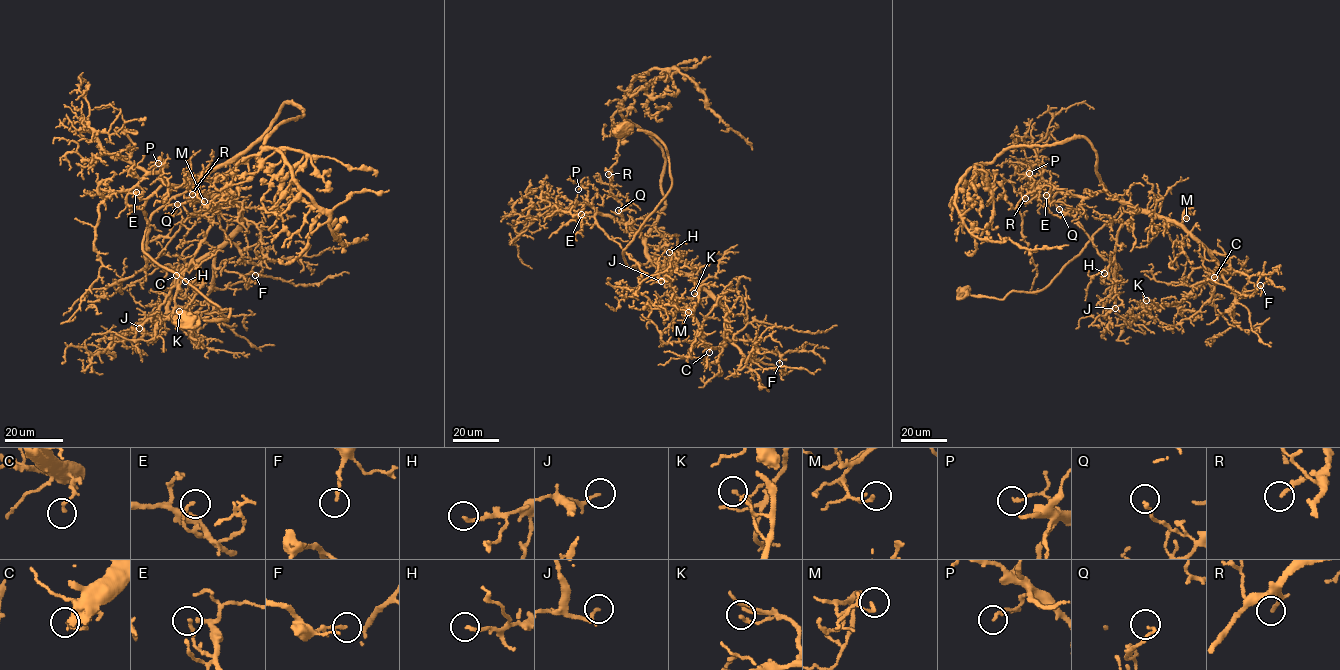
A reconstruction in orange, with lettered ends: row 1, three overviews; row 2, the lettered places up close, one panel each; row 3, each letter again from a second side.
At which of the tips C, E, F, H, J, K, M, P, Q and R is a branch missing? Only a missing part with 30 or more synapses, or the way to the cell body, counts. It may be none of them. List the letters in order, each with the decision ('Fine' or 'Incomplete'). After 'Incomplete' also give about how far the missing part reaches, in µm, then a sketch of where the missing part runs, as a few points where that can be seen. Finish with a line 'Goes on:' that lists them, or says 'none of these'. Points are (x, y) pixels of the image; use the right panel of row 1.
C: Fine
E: Fine
F: Fine
H: Fine
J: Fine
K: Fine
M: Fine
P: Fine
Q: Fine
R: Incomplete. Missing length about 20 µm. Course of what is missing: (1025, 198), (1011, 226)
Goes on: R

